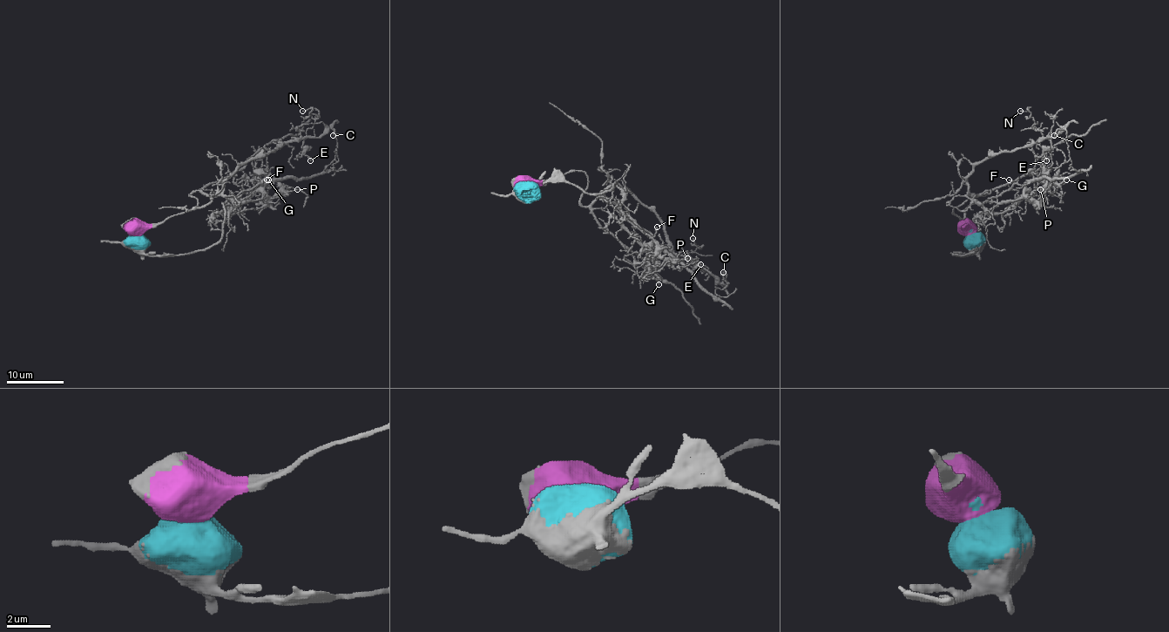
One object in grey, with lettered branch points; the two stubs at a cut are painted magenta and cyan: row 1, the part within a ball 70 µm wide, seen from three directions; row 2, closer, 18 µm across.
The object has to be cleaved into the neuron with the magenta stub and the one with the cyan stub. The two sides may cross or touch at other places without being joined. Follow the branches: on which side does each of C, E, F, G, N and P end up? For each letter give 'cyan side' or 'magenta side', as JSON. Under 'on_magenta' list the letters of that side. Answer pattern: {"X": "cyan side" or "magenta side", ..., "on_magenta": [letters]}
{"C": "magenta side", "E": "magenta side", "F": "cyan side", "G": "cyan side", "N": "magenta side", "P": "cyan side", "on_magenta": ["C", "E", "N"]}

